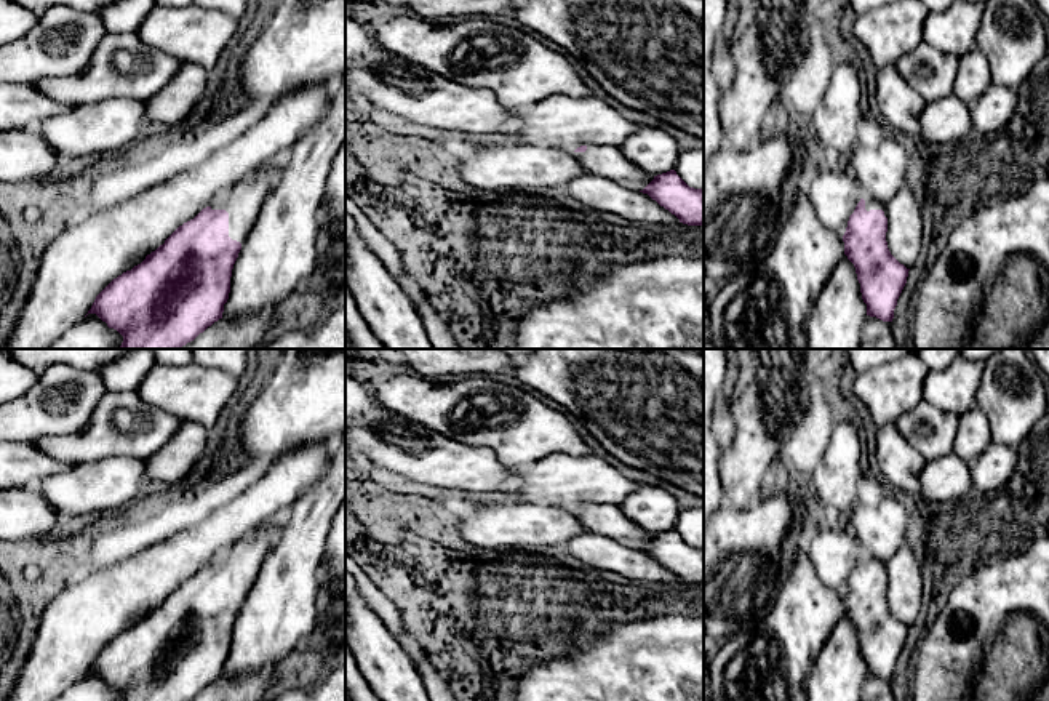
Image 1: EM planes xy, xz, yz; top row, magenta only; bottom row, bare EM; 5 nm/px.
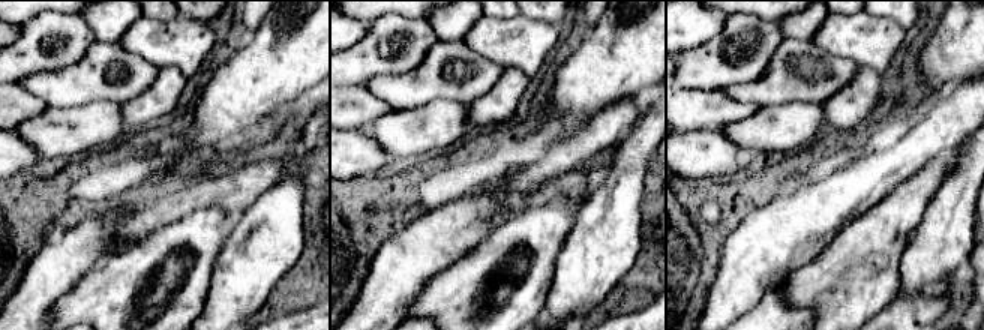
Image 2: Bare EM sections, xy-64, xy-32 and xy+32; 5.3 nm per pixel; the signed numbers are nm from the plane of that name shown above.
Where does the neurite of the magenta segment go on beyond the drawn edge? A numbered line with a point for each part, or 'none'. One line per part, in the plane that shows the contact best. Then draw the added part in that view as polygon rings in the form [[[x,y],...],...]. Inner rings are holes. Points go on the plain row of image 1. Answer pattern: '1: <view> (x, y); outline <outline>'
1: xy (243, 560); outline [[[285,514],[275,515],[211,563],[211,568],[225,568],[229,571],[229,595],[232,599],[245,602],[285,523]]]

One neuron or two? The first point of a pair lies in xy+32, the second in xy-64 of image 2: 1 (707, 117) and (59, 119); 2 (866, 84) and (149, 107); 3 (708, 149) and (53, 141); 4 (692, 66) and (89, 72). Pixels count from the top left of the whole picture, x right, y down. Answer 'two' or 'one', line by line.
1: two
2: one
3: two
4: two

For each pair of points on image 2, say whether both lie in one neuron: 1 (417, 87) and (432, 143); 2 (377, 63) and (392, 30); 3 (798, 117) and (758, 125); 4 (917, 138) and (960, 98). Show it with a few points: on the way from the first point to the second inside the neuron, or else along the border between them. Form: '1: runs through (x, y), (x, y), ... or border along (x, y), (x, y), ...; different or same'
1: border along (458, 101), (434, 99), (422, 105), (393, 110); different
2: runs through (378, 56), (387, 47), (389, 38); same
3: runs through (788, 125), (768, 125); same
4: runs through (927, 131), (950, 108); same

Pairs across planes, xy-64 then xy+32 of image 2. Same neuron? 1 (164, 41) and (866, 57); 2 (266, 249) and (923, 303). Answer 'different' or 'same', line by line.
1: same
2: different

